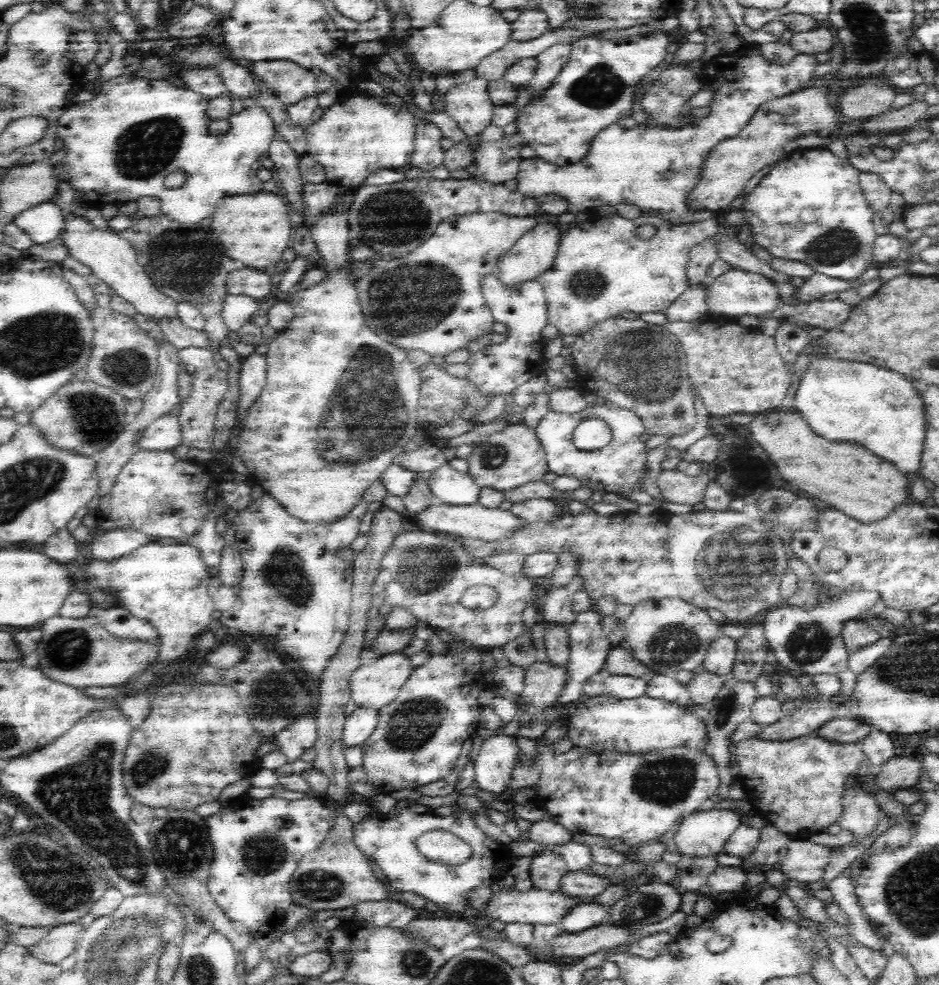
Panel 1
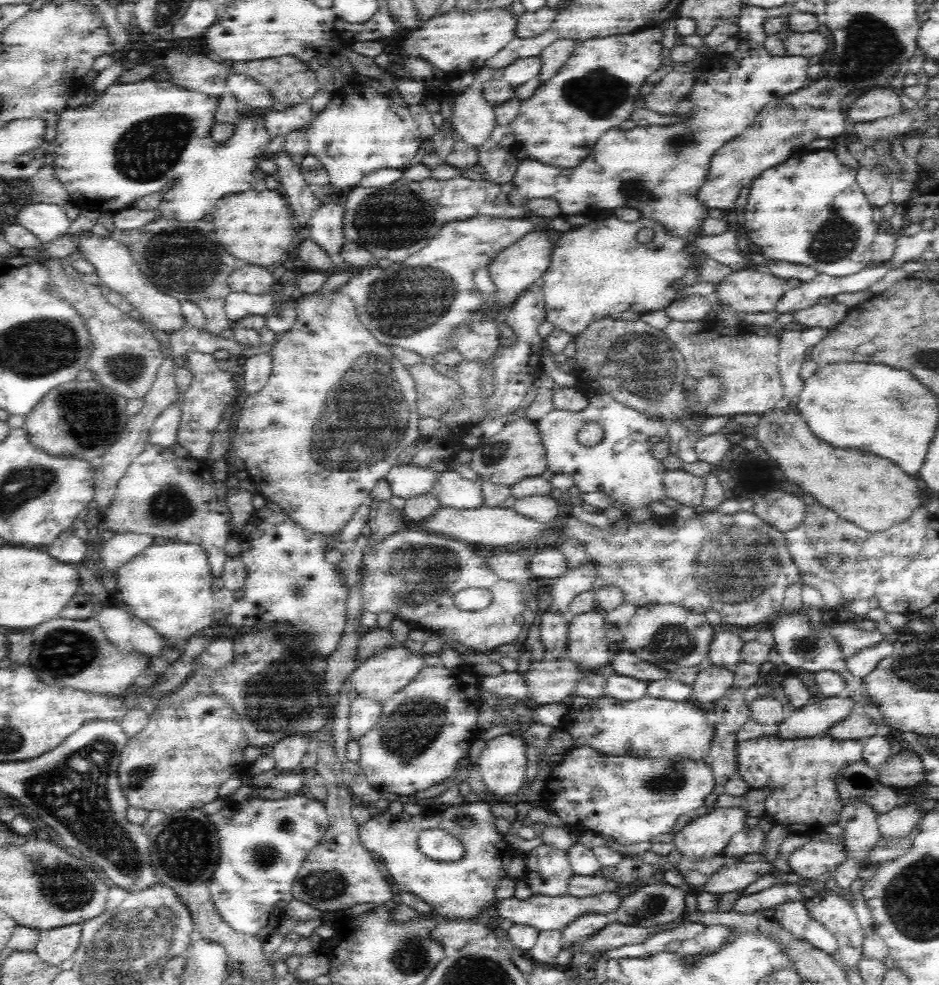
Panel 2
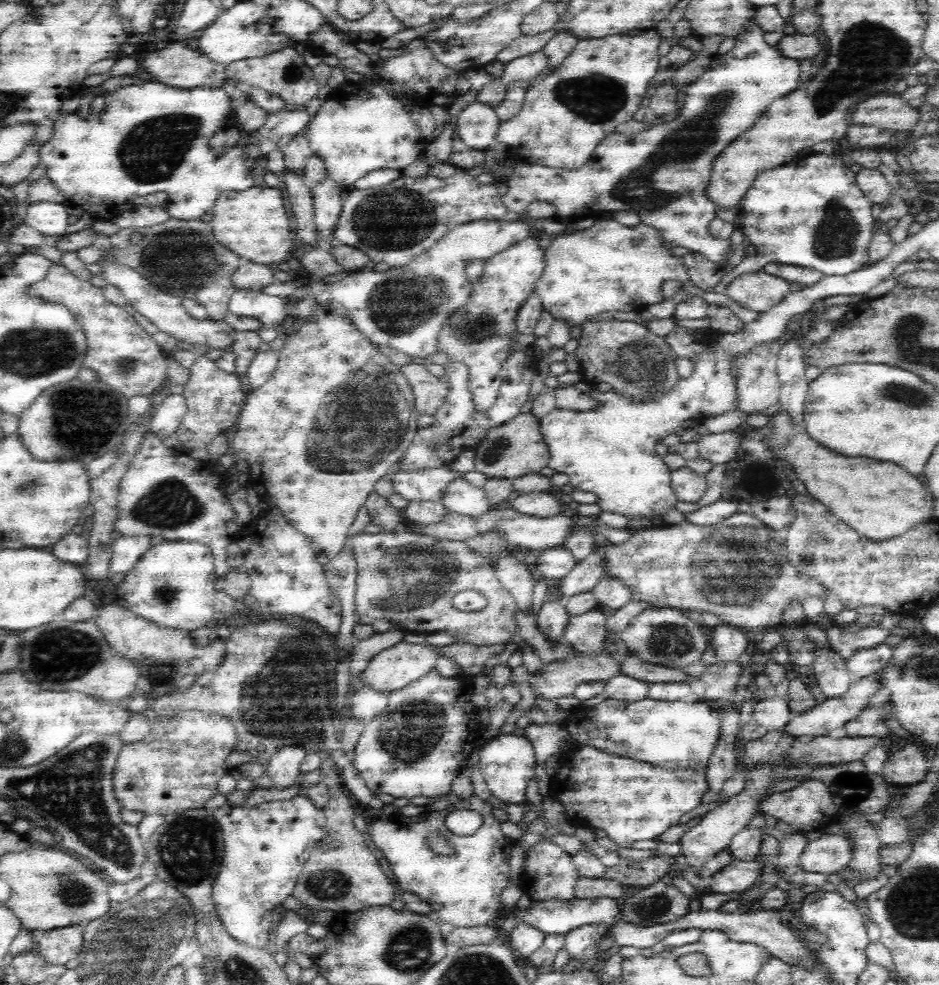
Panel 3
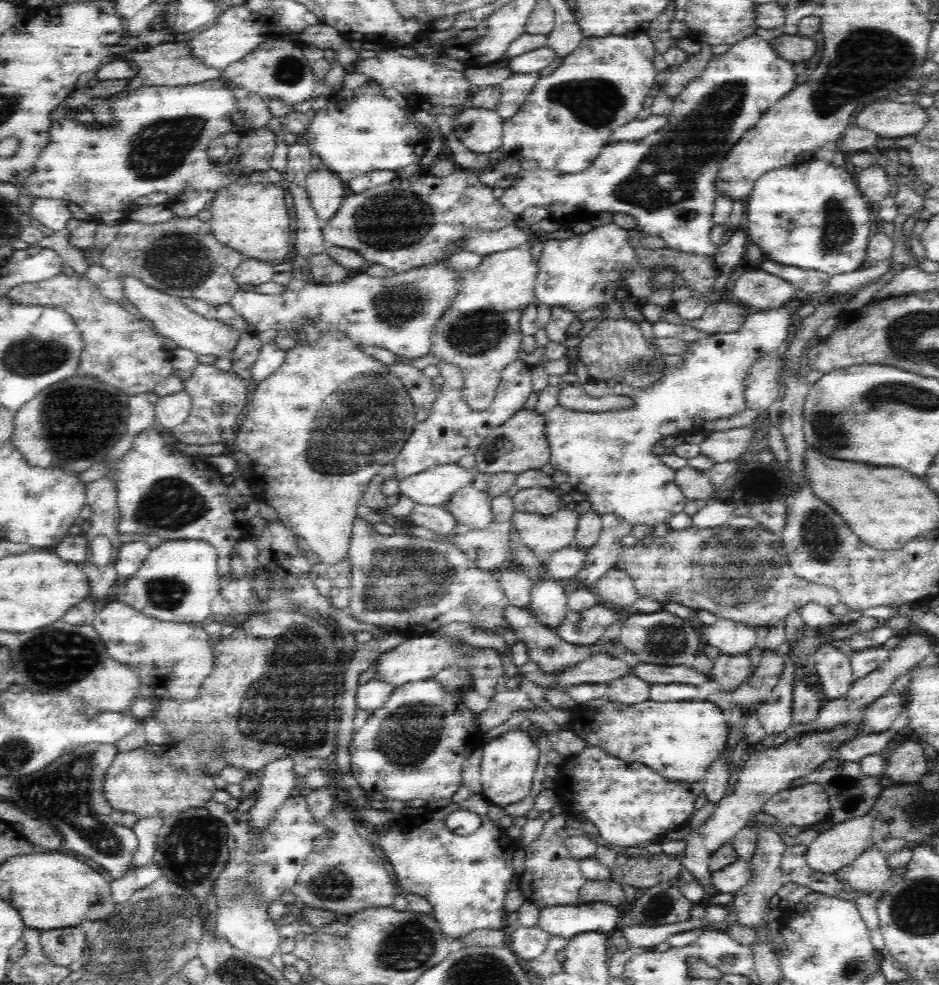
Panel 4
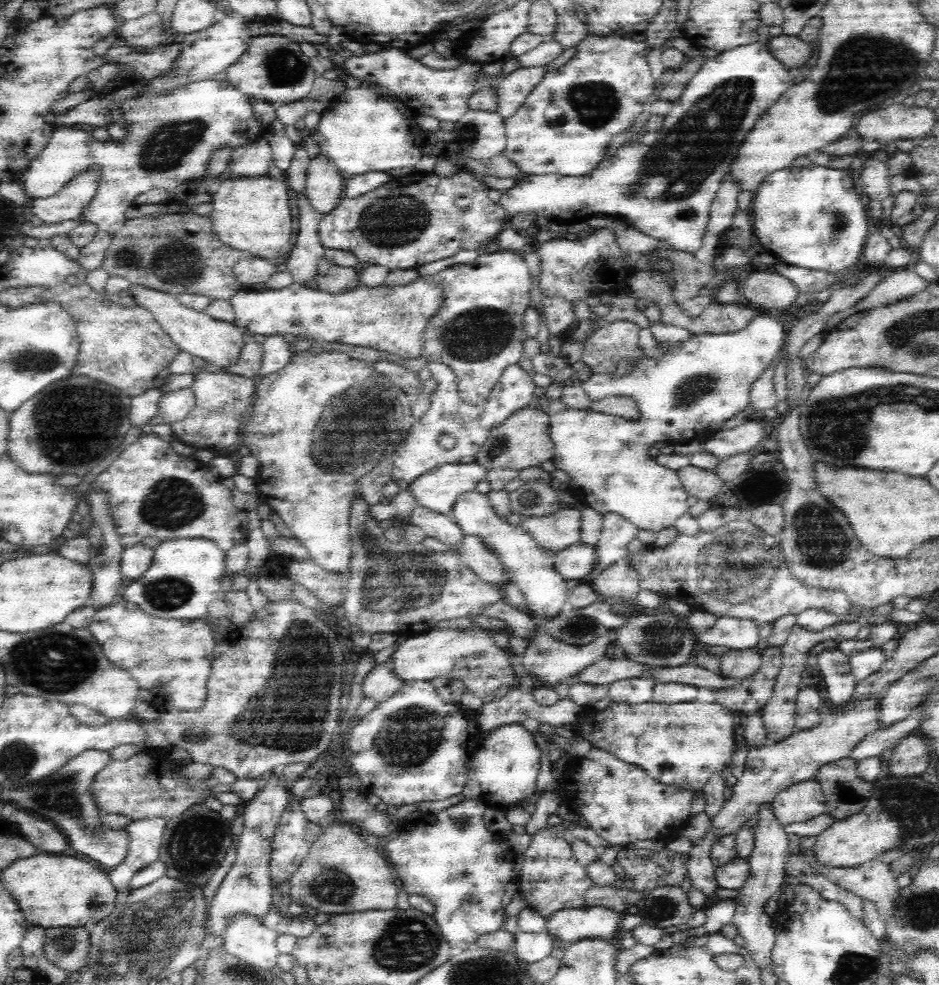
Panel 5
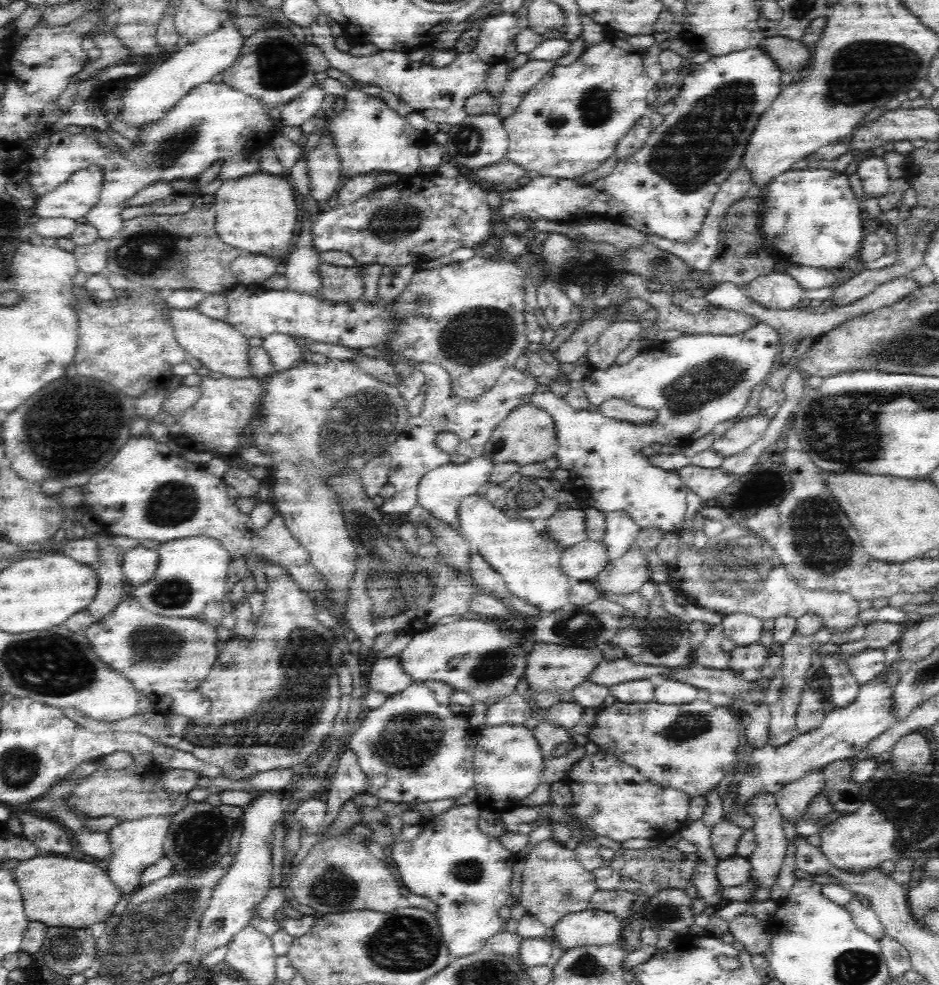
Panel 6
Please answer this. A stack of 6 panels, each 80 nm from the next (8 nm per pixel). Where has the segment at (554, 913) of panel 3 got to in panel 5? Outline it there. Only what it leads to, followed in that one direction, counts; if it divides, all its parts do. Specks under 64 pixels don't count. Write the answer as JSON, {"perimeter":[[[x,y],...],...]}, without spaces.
{"perimeter":[[[592,906],[574,910],[560,910],[546,924],[546,931],[553,938],[568,945],[584,939],[613,942],[619,936],[620,914],[604,906]]]}

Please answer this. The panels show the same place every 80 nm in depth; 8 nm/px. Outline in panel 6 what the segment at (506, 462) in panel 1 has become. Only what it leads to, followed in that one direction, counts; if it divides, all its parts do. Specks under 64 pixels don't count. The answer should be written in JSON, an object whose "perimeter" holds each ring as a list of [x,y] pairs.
{"perimeter":[[[530,402],[522,404],[510,411],[491,433],[486,443],[484,455],[498,462],[517,462],[522,476],[540,476],[552,478],[552,470],[544,465],[543,461],[556,454],[558,450],[558,435],[552,415]]]}

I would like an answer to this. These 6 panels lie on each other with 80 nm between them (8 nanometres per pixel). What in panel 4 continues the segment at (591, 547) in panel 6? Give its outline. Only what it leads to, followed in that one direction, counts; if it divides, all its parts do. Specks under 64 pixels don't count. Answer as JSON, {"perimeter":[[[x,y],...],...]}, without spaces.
{"perimeter":[[[570,546],[553,552],[543,560],[543,566],[558,580],[566,580],[575,577],[587,561],[588,550],[582,550],[577,546]]]}

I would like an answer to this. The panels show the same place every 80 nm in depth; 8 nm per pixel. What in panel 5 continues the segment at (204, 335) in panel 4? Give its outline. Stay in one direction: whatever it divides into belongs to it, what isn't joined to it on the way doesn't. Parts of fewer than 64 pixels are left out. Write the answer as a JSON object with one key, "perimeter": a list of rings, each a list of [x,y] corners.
{"perimeter":[[[132,286],[129,290],[129,300],[147,308],[161,324],[162,330],[176,343],[176,346],[191,356],[198,356],[206,363],[208,369],[224,368],[229,370],[241,360],[241,352],[245,343],[245,335],[232,323],[216,320],[208,316],[205,311],[196,312],[178,303],[166,292],[154,291],[148,288]]]}

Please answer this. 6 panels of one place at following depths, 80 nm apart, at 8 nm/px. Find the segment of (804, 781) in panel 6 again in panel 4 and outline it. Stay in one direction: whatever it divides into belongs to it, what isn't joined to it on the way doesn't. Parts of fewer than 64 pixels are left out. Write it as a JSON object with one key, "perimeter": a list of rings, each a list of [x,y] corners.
{"perimeter":[[[807,783],[775,794],[763,811],[774,816],[781,828],[806,826],[829,818],[829,798],[822,785]]]}

